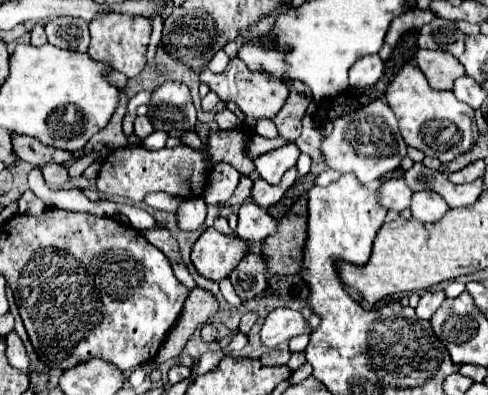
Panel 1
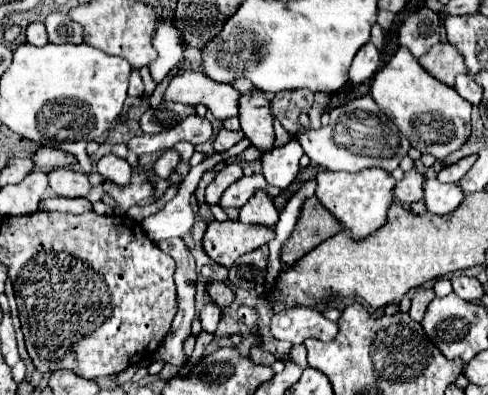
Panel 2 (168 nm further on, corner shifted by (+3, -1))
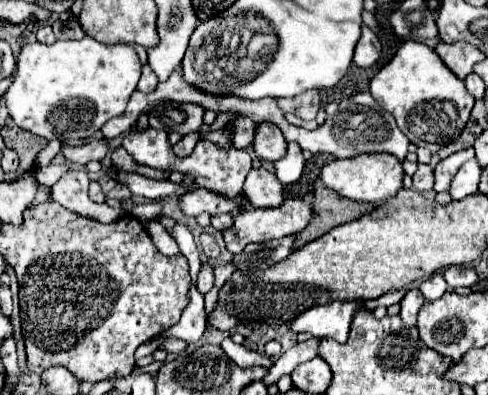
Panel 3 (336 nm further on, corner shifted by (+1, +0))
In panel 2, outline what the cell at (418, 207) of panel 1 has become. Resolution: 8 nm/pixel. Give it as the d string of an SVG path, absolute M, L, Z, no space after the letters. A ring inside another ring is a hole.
M427 179L423 199L427 203L427 211L431 211L435 215L447 215L461 205L465 195L457 183L443 185L437 179Z

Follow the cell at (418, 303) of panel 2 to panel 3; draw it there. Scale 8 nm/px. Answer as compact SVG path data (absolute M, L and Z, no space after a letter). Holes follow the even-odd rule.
M411 288L403 296L403 300L401 300L401 318L403 318L405 326L413 326L417 322L417 314L419 314L423 304L425 304L425 298L417 288Z

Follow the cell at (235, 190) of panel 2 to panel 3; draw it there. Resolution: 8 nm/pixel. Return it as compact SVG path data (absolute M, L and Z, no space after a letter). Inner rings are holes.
M197 190L191 194L183 194L181 198L181 208L187 216L199 216L201 212L209 212L211 216L227 212L227 214L237 214L239 206L241 206L241 196L235 198L225 198L219 192L213 190Z

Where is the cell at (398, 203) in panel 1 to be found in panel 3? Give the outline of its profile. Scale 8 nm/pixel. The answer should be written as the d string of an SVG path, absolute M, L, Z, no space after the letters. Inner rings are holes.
M417 164L417 172L413 174L413 188L419 192L433 190L433 170L427 164Z

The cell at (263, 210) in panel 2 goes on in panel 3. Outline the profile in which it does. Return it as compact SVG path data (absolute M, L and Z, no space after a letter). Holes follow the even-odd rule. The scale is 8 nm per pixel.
M265 168L251 170L245 180L245 198L253 208L279 208L283 204L283 188Z

